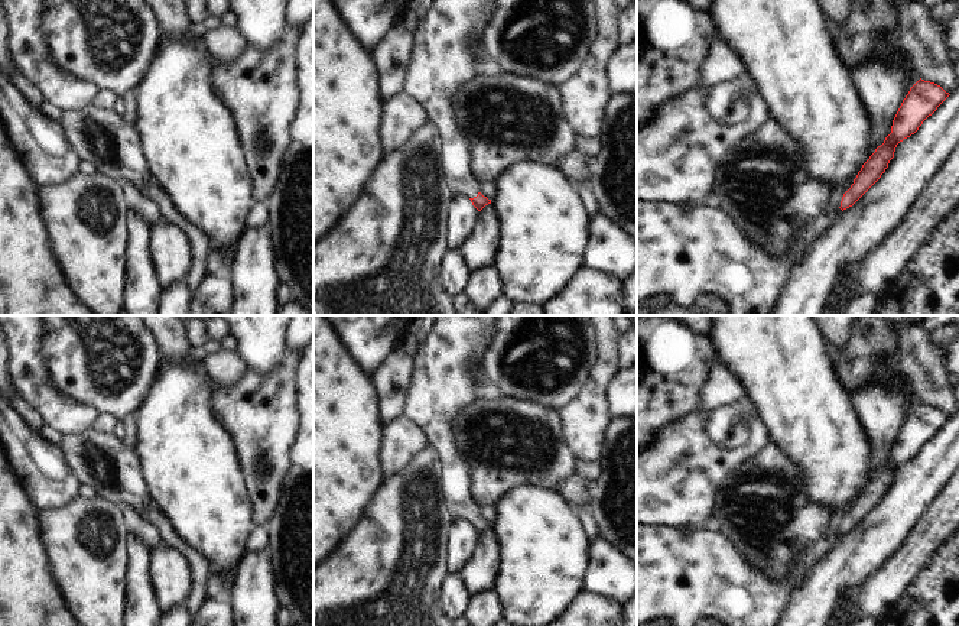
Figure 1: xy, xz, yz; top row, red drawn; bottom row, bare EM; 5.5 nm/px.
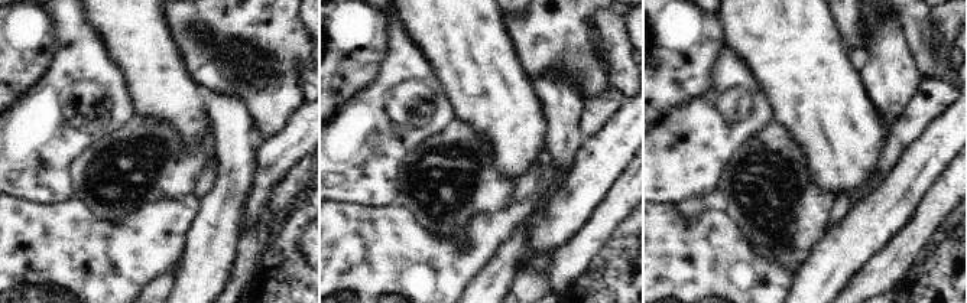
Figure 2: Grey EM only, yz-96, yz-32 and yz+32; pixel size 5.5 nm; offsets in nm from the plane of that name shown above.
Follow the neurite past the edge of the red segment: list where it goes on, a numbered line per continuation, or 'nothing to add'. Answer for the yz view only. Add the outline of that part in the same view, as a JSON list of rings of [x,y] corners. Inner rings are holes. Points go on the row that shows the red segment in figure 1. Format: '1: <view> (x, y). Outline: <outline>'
nothing to add.

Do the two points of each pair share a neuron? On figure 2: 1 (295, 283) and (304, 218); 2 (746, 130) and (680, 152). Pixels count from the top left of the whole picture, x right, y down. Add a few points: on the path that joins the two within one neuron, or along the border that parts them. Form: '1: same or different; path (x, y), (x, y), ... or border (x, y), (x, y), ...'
1: same; path (292, 267), (292, 234)
2: same; path (730, 136), (720, 140), (695, 143)

